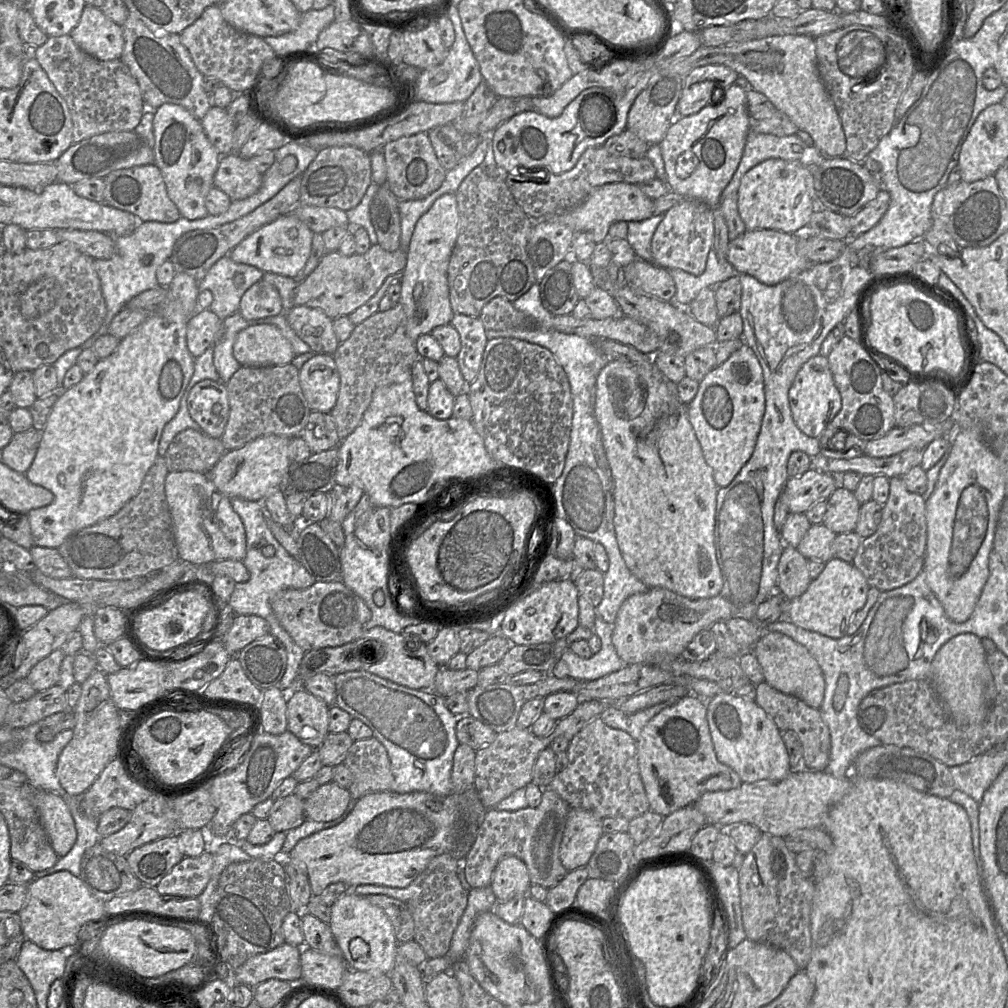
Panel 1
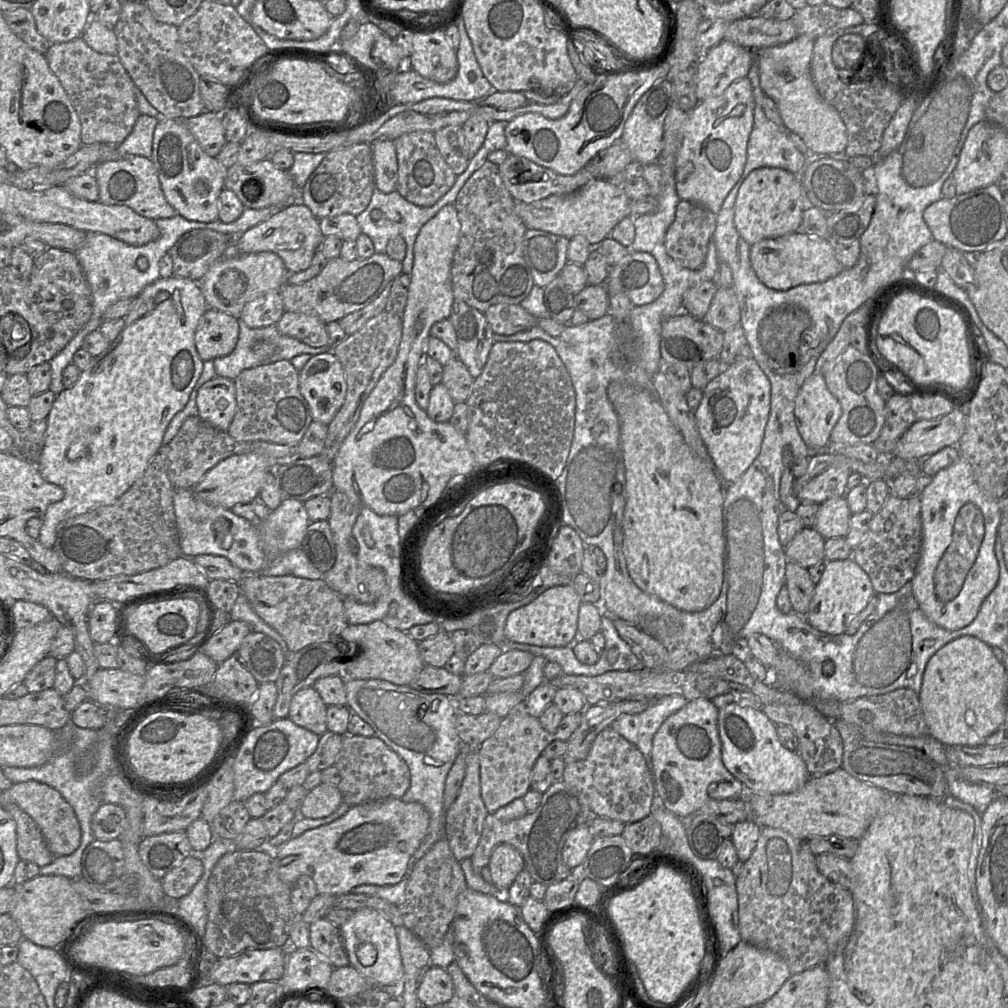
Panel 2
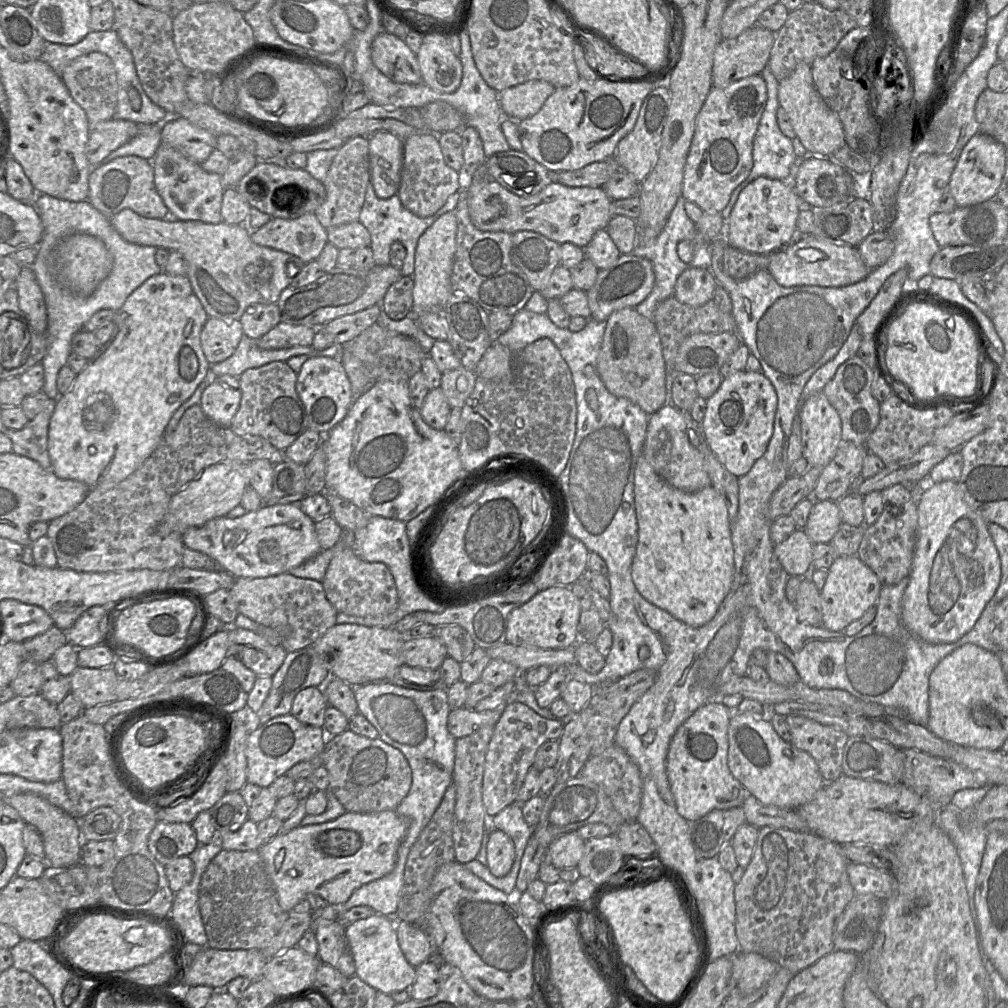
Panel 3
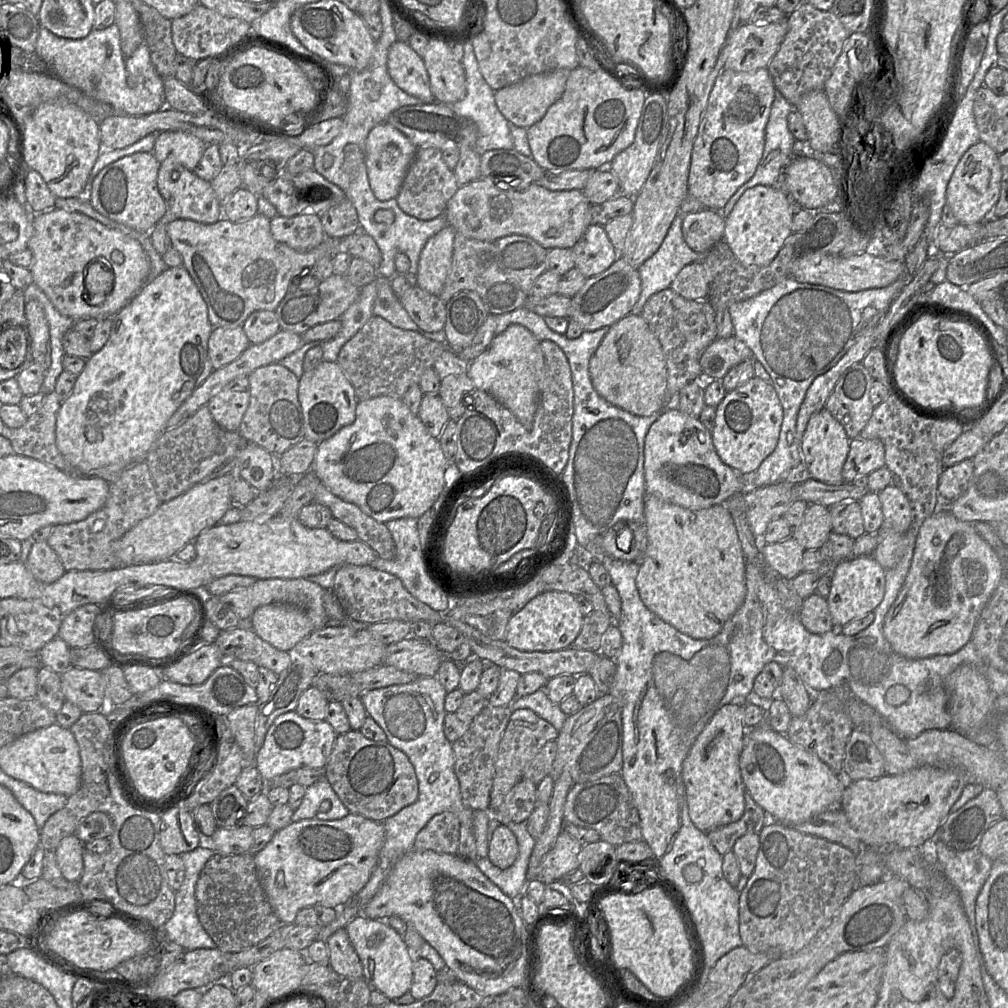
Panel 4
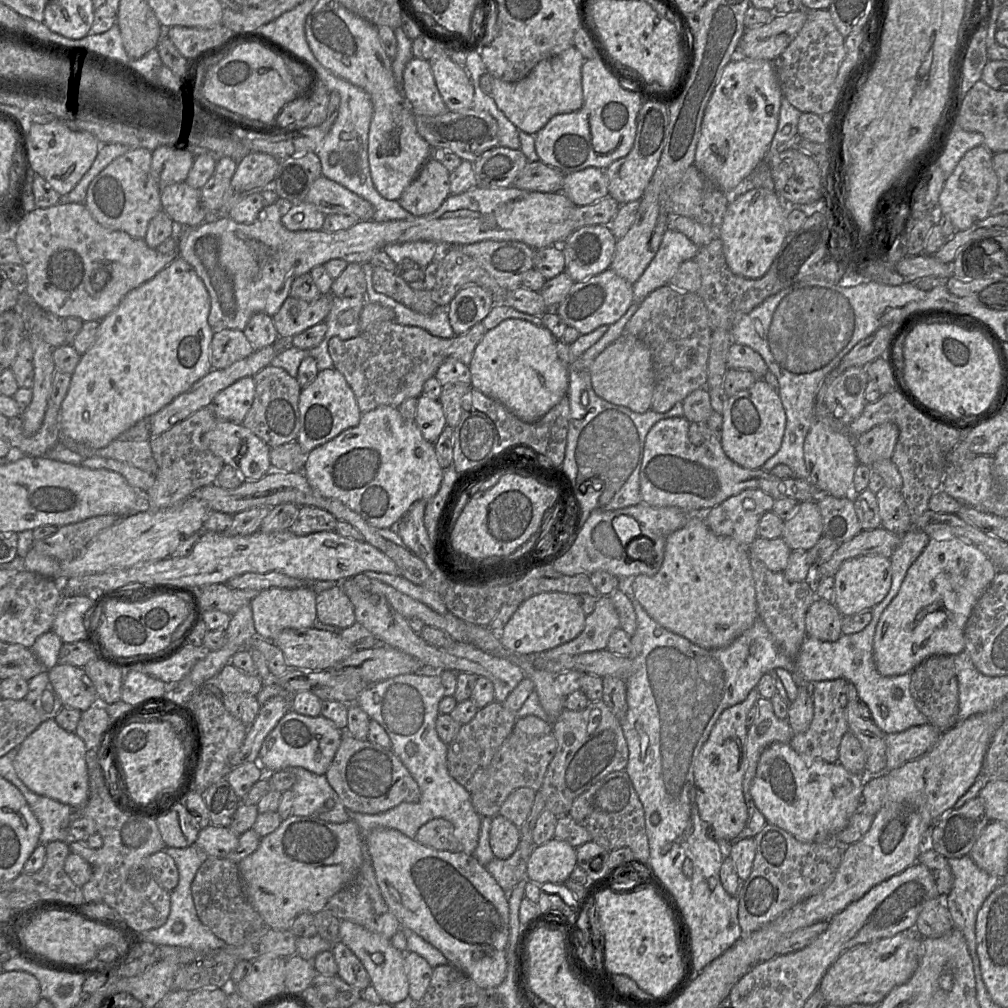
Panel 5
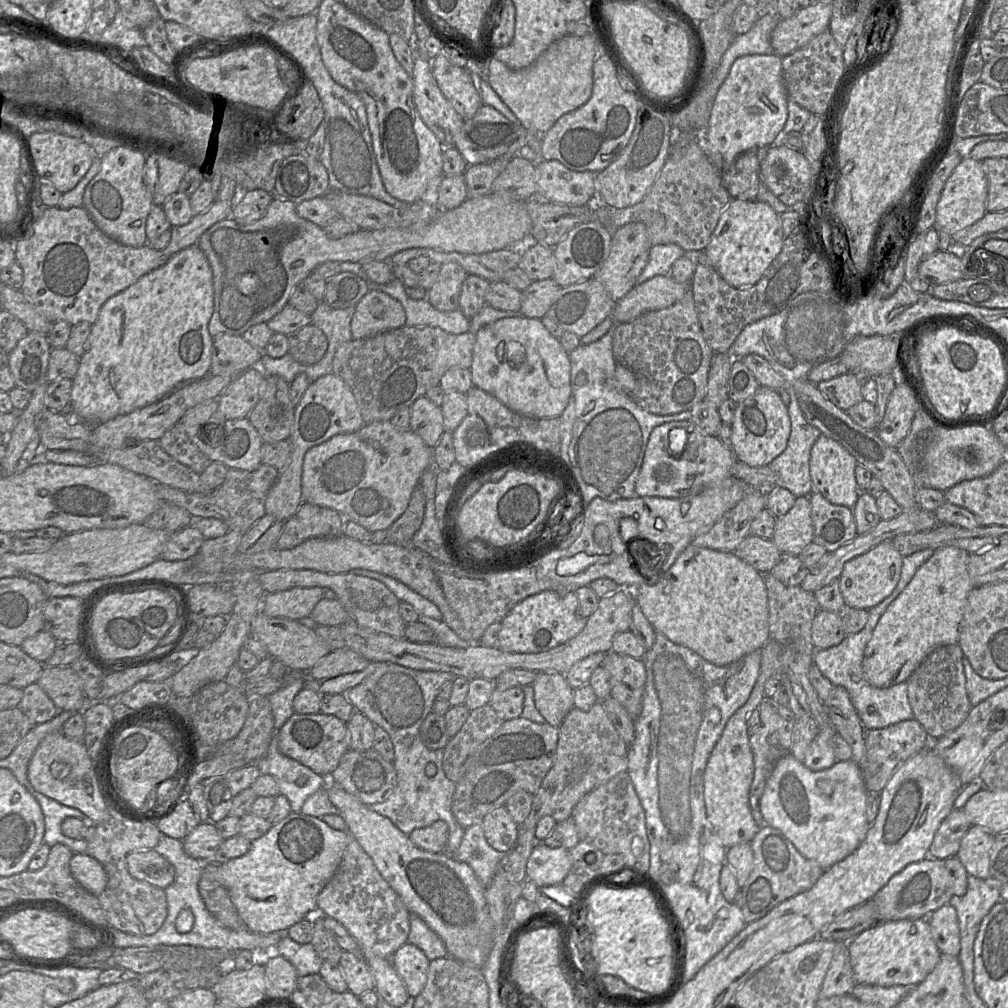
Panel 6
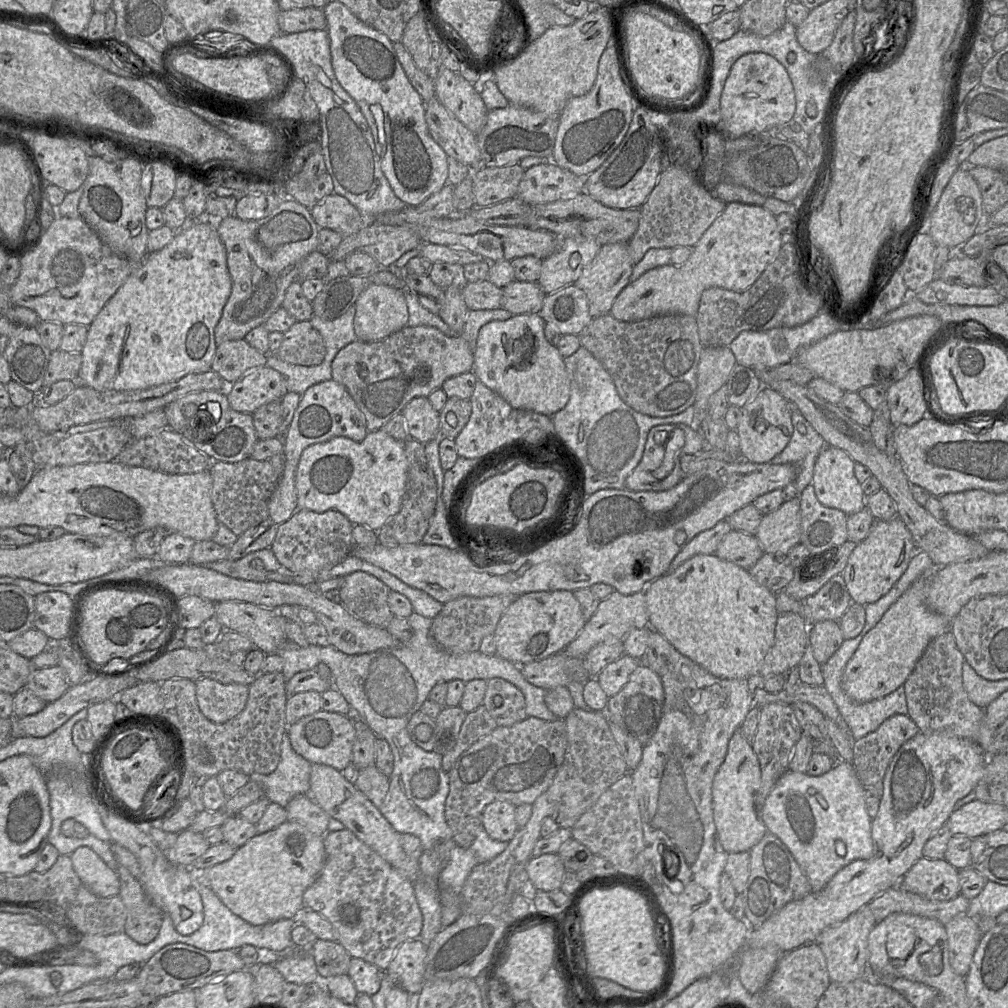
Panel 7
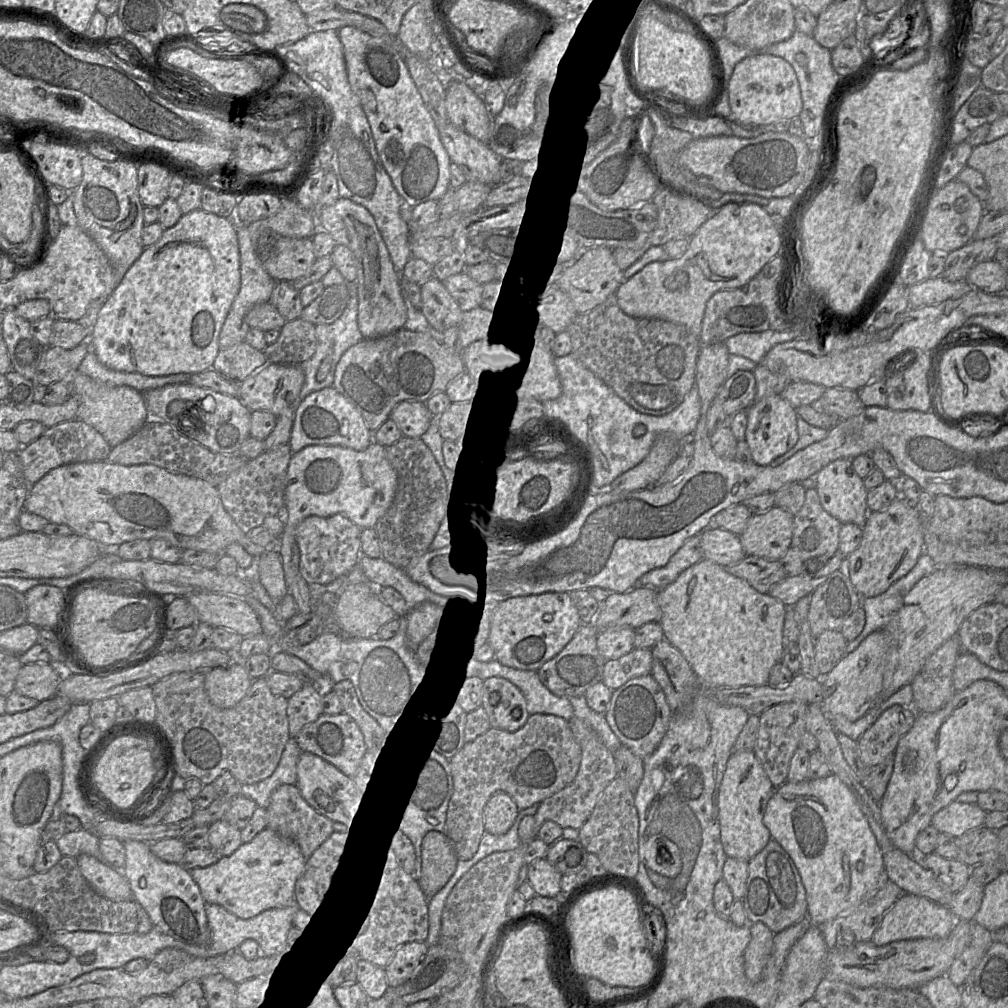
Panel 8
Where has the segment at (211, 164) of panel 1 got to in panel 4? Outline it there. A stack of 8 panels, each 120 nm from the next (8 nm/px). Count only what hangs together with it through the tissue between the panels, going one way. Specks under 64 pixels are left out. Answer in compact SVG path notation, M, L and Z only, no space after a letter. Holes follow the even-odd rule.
M173 159L161 162L158 178L158 190L165 200L170 217L188 219L203 224L214 224L223 218L223 205L218 200L211 183L198 177Z

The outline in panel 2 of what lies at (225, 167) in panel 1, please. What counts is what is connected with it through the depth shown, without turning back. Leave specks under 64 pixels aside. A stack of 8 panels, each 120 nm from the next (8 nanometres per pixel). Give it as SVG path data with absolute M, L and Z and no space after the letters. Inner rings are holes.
M270 158L248 165L235 163L226 170L225 188L231 190L245 208L284 208L300 201L300 190L288 171L277 168Z

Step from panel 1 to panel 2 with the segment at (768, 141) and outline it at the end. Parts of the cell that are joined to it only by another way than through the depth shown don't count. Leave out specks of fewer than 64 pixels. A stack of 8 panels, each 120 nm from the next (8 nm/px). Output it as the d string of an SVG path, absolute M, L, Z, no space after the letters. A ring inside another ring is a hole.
M754 61L747 76L753 87L753 96L755 99L754 108L754 125L747 148L747 161L743 173L739 180L744 182L747 176L755 169L762 167L782 168L791 173L801 175L805 165L806 156L800 152L787 135L787 131L780 129L772 121L770 121L763 110L763 101L766 94L760 86L758 65Z

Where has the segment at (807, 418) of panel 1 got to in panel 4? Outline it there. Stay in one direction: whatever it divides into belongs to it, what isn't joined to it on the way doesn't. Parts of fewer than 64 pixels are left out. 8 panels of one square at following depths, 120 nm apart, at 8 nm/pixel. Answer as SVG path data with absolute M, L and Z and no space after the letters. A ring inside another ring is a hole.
M824 407L808 421L801 441L801 453L810 476L818 481L838 485L844 483L842 469L849 453L849 437L844 427Z

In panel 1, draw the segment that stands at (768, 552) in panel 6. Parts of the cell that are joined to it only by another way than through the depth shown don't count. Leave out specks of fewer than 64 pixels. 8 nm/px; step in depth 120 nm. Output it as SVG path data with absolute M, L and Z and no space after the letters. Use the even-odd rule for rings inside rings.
M823 524L811 525L796 549L807 560L826 563L834 558L832 545L836 536L837 534Z

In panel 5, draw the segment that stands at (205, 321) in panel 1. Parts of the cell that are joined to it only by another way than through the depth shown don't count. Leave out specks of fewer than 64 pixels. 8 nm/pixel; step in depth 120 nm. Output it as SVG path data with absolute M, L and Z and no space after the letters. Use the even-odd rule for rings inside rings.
M221 329L214 332L210 344L210 363L213 369L226 368L246 358L256 349L237 329Z

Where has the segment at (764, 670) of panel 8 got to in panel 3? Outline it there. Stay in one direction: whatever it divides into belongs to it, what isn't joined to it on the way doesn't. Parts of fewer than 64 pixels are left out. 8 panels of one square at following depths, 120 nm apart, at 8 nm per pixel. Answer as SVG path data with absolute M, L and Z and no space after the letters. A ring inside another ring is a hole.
M641 454L634 472L634 502L638 524L638 543L631 575L638 592L650 603L692 627L708 623L730 591L734 575L734 549L727 505L712 487L685 492L661 478Z

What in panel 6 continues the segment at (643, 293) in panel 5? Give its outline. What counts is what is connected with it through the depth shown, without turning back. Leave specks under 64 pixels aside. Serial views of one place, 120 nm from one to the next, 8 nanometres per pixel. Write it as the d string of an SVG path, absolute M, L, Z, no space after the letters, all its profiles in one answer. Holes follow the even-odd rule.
M659 244L650 249L649 260L636 281L642 284L657 275L669 275L673 263L686 255L686 251L677 244Z

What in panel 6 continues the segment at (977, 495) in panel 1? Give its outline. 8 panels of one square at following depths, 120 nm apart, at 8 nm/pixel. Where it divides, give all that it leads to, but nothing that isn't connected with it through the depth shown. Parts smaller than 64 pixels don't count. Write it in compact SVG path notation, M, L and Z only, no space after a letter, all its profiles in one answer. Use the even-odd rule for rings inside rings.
M943 546L915 572L911 581L879 618L862 661L865 680L876 688L906 682L936 648L958 644L959 625L969 593L975 588L969 572L970 553Z

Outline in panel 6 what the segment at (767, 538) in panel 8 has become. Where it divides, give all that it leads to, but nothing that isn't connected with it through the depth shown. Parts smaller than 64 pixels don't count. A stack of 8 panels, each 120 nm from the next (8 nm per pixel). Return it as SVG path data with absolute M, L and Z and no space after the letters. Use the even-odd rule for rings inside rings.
M809 496L797 497L793 507L776 518L772 540L783 554L799 555L813 541Z

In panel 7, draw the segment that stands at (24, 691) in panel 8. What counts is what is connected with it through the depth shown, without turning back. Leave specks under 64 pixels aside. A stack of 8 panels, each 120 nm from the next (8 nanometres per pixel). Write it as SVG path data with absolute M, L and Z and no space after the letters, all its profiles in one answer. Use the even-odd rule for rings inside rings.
M55 665L33 669L25 687L46 703L50 703L59 699L69 686L64 670Z

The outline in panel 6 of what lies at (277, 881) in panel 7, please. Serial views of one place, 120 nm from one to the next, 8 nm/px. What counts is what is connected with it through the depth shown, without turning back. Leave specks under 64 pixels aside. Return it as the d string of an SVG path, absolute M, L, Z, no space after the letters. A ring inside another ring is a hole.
M291 812L263 836L252 841L246 854L219 864L223 885L246 927L253 932L286 933L302 919L319 913L317 896L337 871L352 838L347 830L335 830L320 818Z

